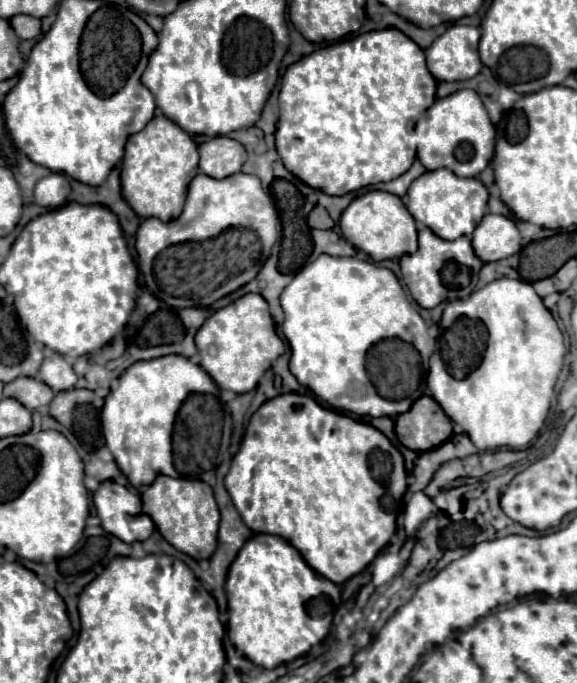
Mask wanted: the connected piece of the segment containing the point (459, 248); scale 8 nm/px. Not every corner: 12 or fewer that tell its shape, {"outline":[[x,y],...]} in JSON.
{"outline":[[427,227],[419,249],[399,259],[403,283],[421,307],[459,299],[469,269],[483,267],[469,237],[445,241]]}

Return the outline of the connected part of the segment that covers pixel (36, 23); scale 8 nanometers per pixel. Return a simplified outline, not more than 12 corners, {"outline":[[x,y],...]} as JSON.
{"outline":[[15,15],[9,19],[19,39],[33,39],[41,33],[37,17]]}

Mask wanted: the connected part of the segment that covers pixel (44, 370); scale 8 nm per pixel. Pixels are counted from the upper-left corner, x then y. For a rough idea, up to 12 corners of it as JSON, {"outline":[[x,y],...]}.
{"outline":[[57,353],[47,357],[39,379],[55,393],[77,383],[71,363]]}

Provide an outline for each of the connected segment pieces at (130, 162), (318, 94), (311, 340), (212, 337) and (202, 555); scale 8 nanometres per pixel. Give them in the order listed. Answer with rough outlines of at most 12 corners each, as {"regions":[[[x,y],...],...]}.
{"regions":[[[169,117],[131,135],[123,197],[139,217],[179,217],[195,141]],[[399,29],[281,79],[285,167],[327,195],[393,181],[437,81]],[[319,255],[281,293],[289,369],[335,409],[397,417],[370,347],[438,325],[393,271]],[[267,301],[215,311],[195,343],[221,389],[247,393],[285,353]],[[159,475],[143,511],[181,553],[217,547],[219,509],[199,479]]]}

